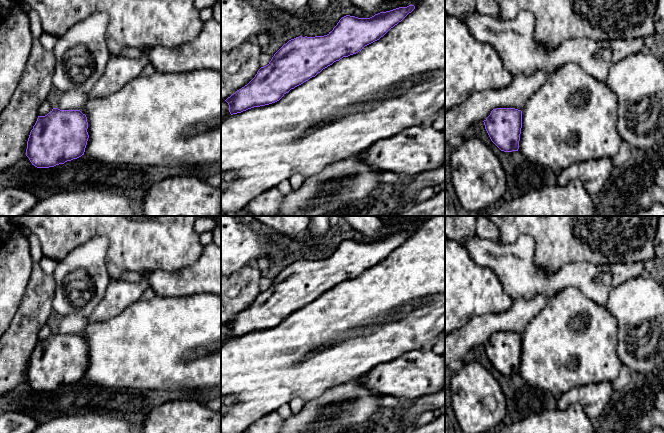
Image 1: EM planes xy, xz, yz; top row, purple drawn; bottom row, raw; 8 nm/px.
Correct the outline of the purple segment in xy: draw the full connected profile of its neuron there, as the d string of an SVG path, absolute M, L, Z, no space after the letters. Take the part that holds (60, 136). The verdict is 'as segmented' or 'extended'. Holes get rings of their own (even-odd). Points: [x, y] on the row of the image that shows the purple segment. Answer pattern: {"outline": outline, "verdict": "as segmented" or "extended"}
{"outline": "M53 108L47 115L38 116L30 132L26 156L37 168L49 168L84 155L89 138L87 117L80 110Z", "verdict": "as segmented"}

